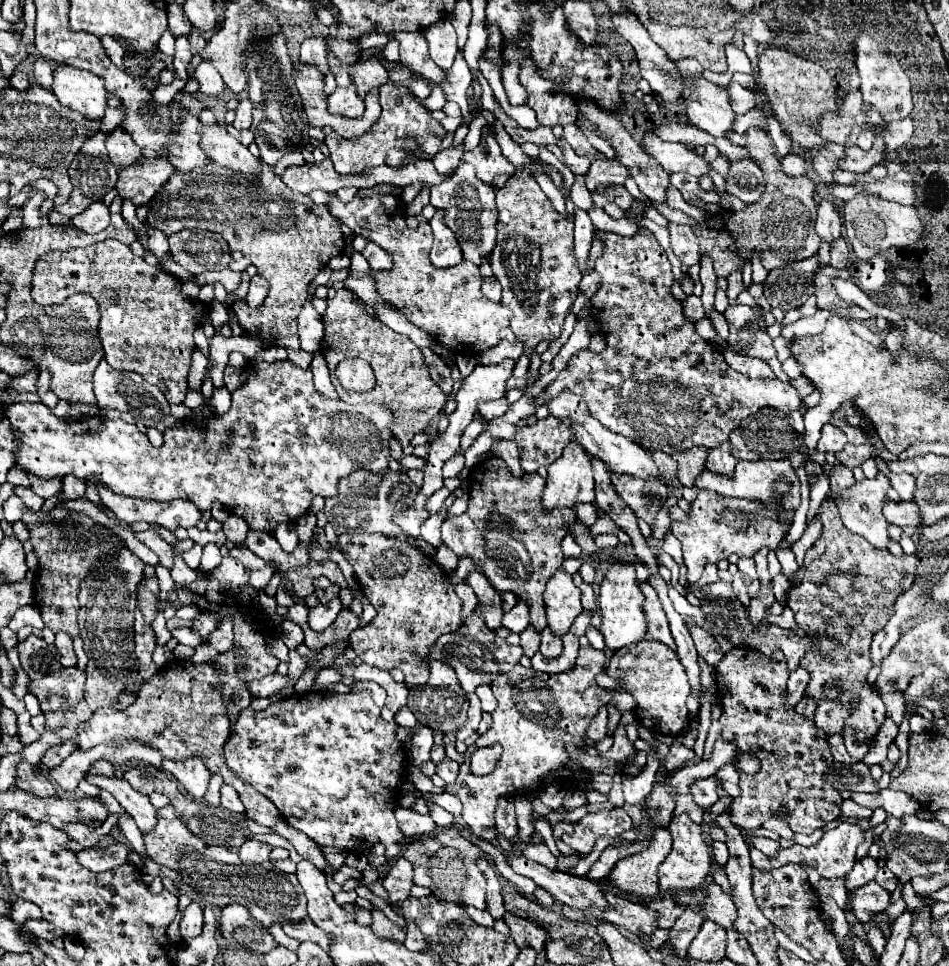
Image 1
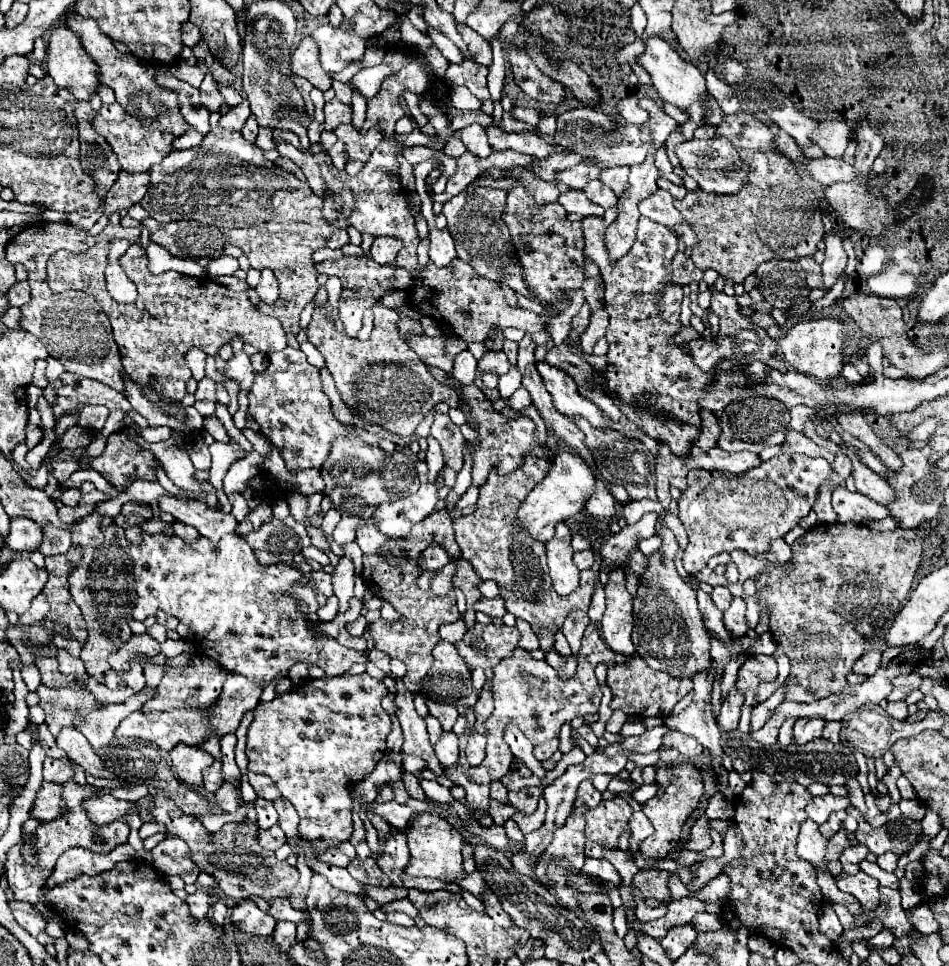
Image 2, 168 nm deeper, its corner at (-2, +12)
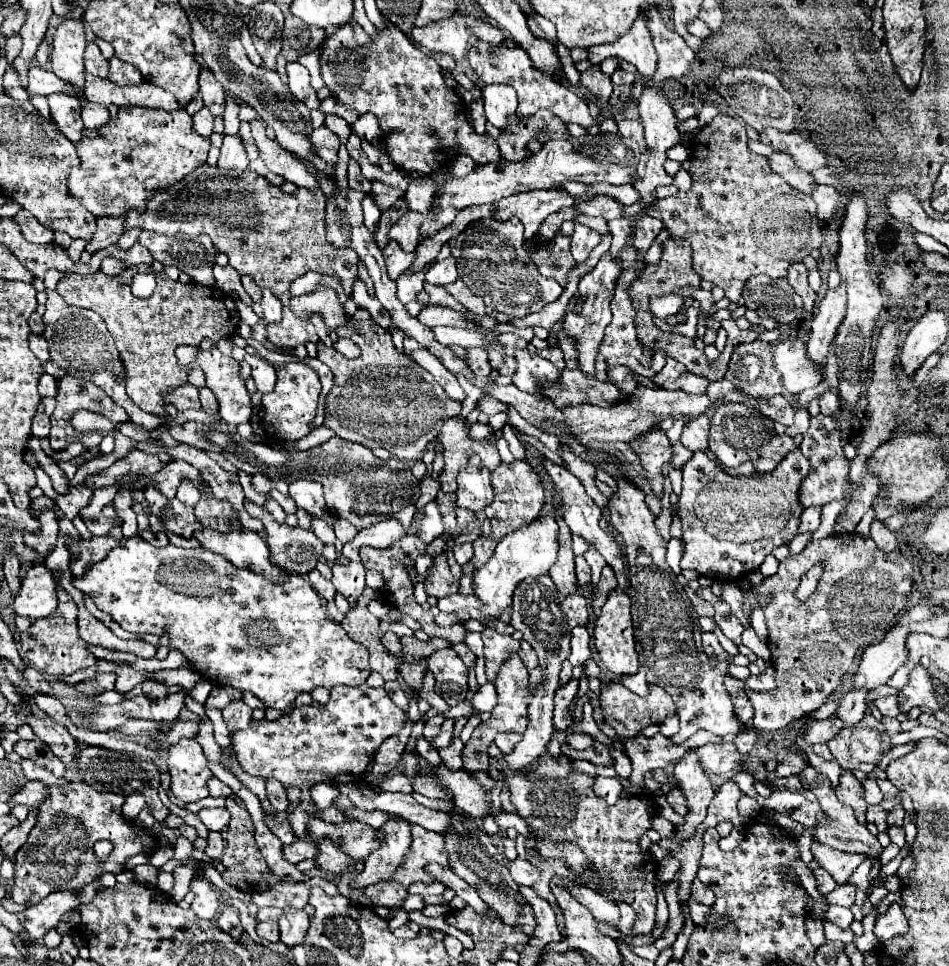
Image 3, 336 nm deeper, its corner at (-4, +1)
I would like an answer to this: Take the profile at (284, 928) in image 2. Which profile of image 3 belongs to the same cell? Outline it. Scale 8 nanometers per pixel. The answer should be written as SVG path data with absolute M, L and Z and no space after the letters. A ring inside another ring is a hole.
M284 909L282 917L278 919L280 923L280 941L288 947L294 947L302 941L306 935L306 929L310 927L310 917L304 909Z

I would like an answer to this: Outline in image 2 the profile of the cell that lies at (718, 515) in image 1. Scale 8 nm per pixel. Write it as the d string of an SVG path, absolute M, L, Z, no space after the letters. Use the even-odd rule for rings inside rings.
M782 454L738 476L692 470L686 478L688 488L678 500L678 516L690 538L682 560L686 572L700 572L722 550L732 552L740 548L750 556L768 552L772 540L784 538L810 512L822 484L830 480L832 472L832 466L824 458L804 454Z

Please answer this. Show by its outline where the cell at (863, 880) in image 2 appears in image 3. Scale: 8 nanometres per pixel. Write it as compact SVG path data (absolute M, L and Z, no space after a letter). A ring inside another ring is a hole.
M838 885L832 893L826 895L826 899L832 905L852 907L854 905L854 895L856 895L856 887L852 887L852 885Z

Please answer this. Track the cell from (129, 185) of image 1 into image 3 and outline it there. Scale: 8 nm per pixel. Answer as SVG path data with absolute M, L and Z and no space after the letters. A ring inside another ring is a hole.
M124 215L122 217L98 217L96 225L98 229L94 237L90 239L90 243L86 243L88 253L106 249L108 245L114 245L120 239L120 235L124 233Z

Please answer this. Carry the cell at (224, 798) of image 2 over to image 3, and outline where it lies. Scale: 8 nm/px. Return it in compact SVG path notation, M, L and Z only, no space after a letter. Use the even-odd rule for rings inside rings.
M202 809L198 817L210 831L224 831L230 821L230 811L228 809Z

